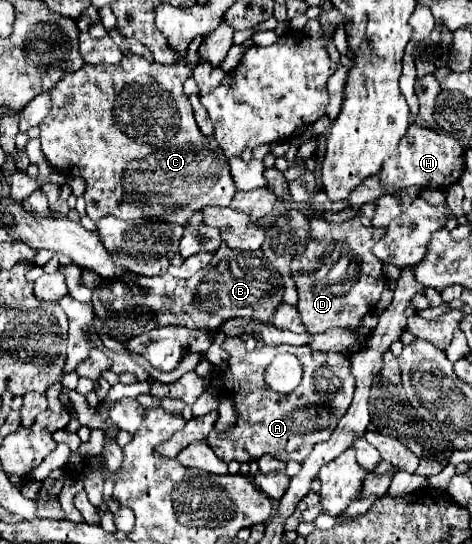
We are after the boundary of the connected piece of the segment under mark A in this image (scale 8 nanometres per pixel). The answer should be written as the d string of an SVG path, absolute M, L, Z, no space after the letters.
M228 336L224 340L226 352L230 354L230 366L228 370L218 370L218 378L220 378L220 388L234 400L234 410L238 412L238 420L234 426L226 428L224 432L218 432L216 428L204 438L208 442L208 446L214 450L214 454L224 460L224 462L250 462L250 460L258 460L264 454L272 454L282 462L302 462L314 448L316 442L324 442L330 438L330 434L336 430L336 424L340 422L340 418L344 416L344 412L348 410L348 406L352 404L352 396L354 396L354 376L350 372L350 364L348 358L344 356L344 376L340 380L340 364L338 360L334 362L326 362L326 366L320 364L320 368L316 366L316 370L304 370L304 380L302 384L292 392L292 394L276 394L270 388L266 388L266 384L262 384L262 376L260 376L260 368L256 366L254 358L250 358L246 354L246 342L240 336Z

